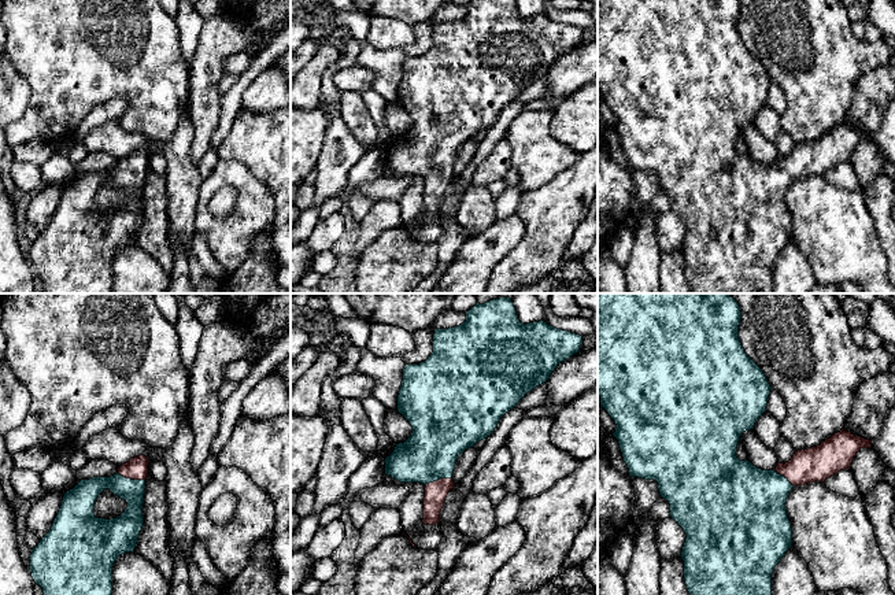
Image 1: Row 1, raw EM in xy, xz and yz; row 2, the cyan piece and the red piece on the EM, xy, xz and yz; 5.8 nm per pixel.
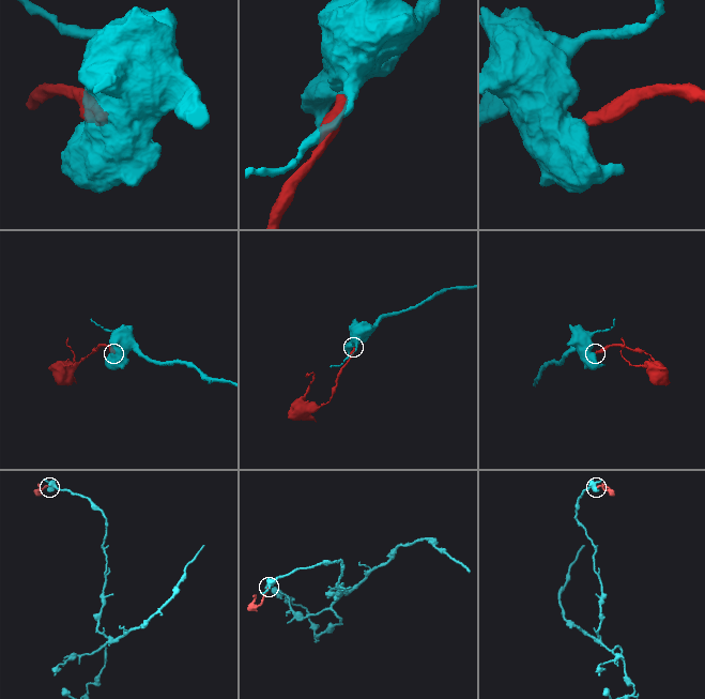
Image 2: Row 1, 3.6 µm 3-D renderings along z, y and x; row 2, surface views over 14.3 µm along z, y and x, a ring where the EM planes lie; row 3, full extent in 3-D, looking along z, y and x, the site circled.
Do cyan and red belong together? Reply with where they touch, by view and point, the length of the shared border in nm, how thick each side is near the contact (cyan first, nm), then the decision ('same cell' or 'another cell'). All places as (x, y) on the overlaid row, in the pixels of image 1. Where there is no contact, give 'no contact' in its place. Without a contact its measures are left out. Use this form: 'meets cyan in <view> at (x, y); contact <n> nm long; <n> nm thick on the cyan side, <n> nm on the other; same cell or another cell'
meets cyan in xy at (130, 479); contact 170 nm long; 140 nm thick on the cyan side, 130 nm on the other; same cell

